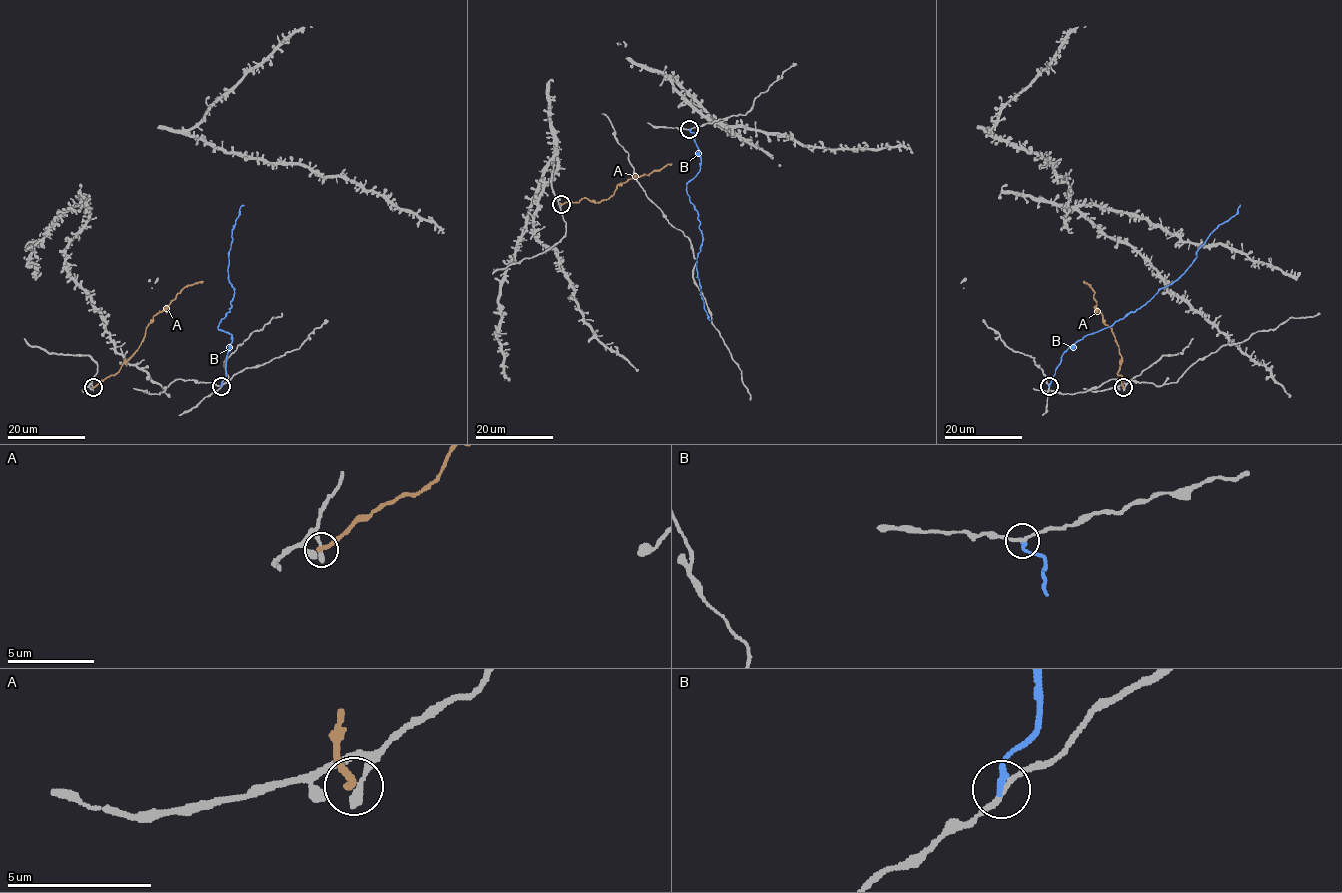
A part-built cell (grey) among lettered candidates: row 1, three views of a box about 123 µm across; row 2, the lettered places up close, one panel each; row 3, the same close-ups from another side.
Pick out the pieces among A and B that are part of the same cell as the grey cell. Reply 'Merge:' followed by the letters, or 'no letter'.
Merge: no letter

